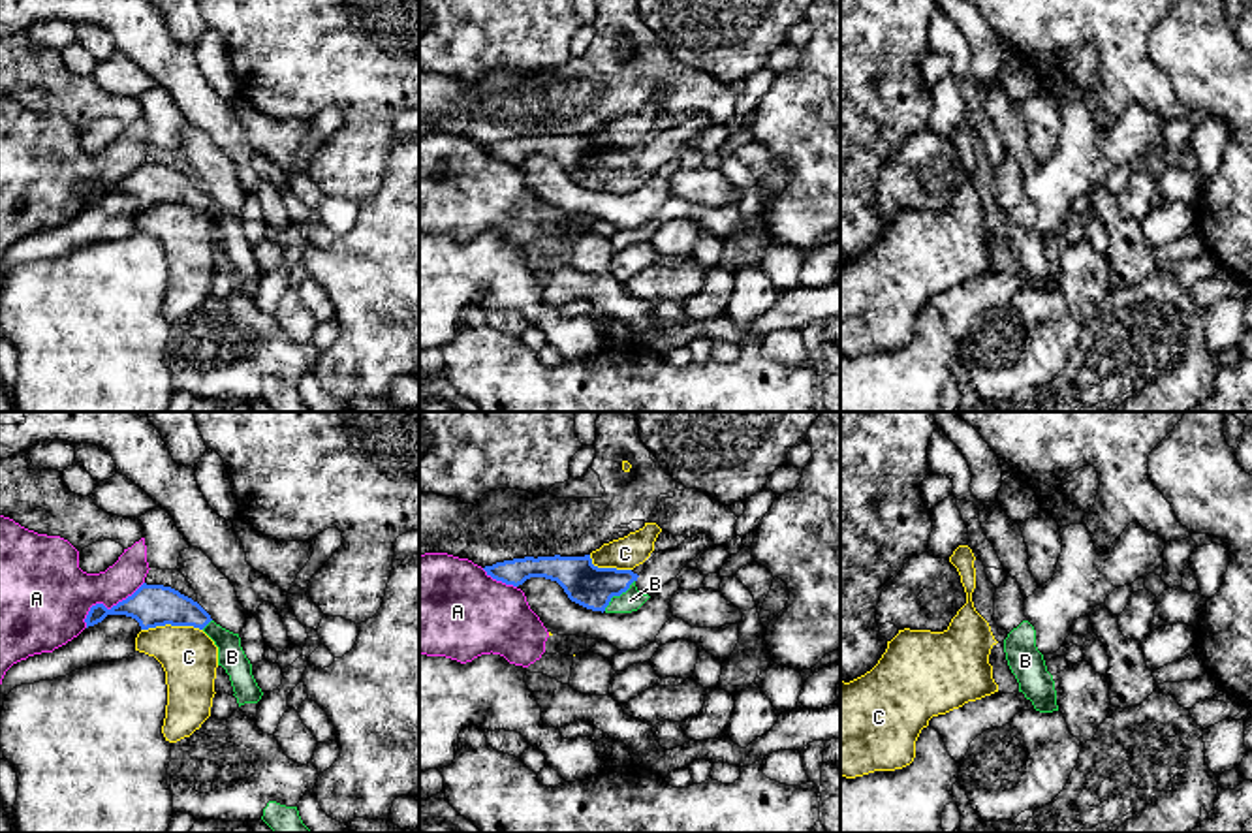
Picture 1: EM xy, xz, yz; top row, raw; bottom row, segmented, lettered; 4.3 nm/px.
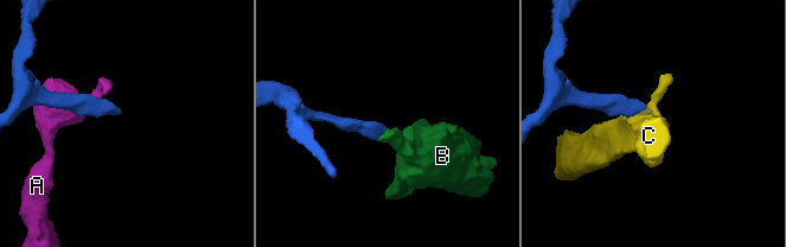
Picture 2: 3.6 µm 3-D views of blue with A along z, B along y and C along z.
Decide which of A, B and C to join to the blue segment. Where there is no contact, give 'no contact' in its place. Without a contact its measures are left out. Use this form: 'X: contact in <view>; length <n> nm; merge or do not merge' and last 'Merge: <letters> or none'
A: contact in xy; length 320 nm; do not merge
B: contact in xz; length 190 nm; merge
C: contact in xy; length 260 nm; do not merge
Merge: B

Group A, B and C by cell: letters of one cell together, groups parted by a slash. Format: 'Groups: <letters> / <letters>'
Groups: A / B / C

